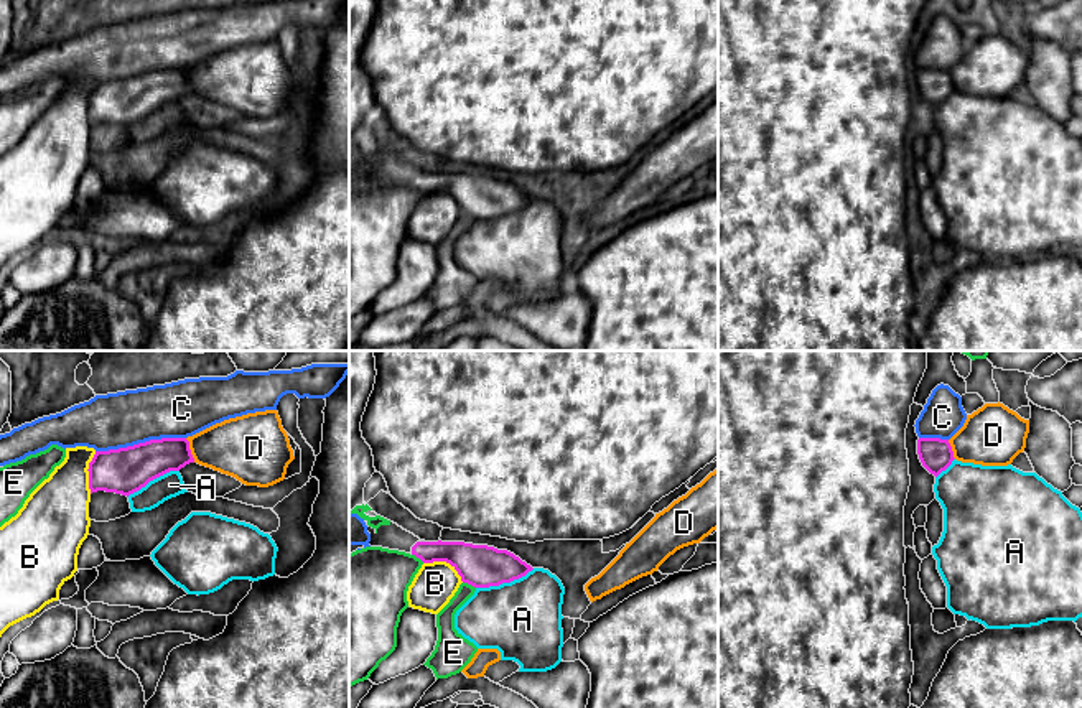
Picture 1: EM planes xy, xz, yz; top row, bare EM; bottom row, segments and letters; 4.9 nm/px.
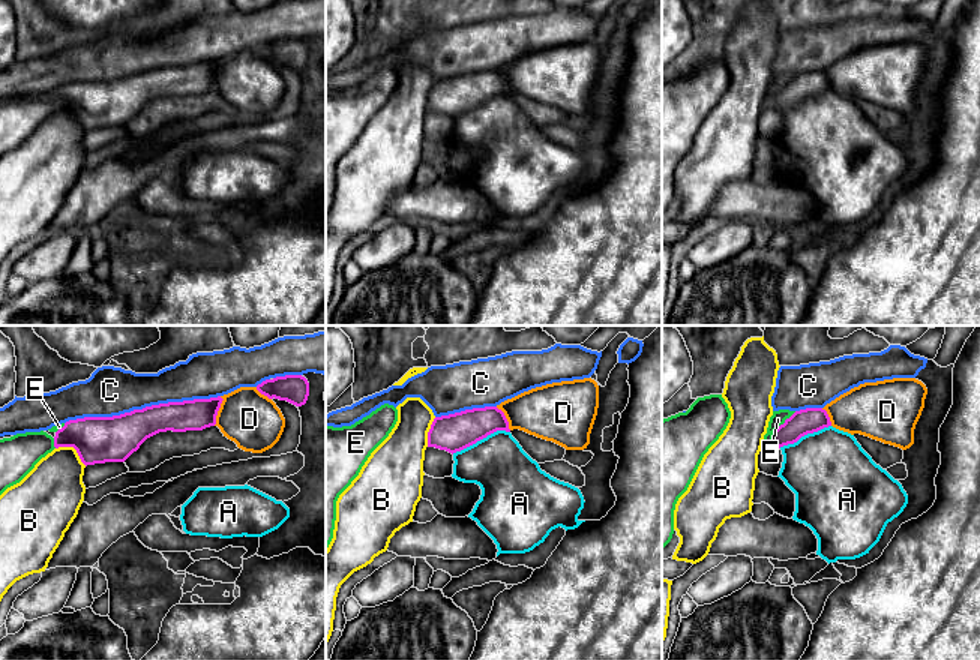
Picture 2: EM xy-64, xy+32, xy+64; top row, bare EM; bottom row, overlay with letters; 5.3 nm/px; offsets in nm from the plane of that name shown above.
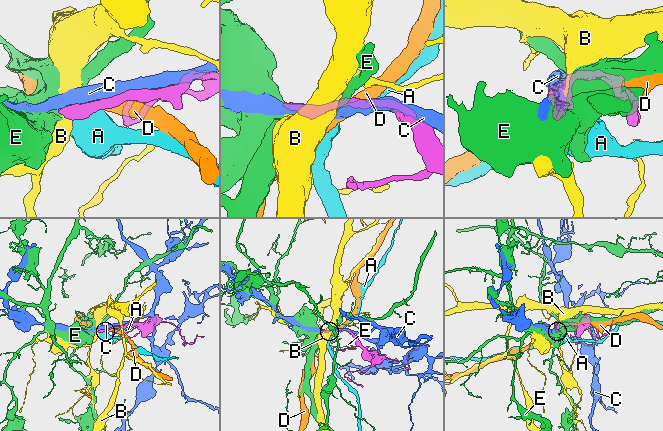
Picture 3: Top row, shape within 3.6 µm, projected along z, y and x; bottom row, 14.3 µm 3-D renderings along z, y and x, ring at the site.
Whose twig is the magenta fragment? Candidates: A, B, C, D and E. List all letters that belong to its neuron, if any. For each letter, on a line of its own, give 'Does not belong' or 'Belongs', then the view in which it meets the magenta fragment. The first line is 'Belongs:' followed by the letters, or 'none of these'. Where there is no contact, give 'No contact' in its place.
Belongs: E
A: Does not belong. Touches magenta in xz
B: Does not belong. Touches magenta in xz
C: Does not belong. Touches magenta in xy
D: Does not belong. Touches magenta in xy
E: Belongs. Touches magenta in xz

